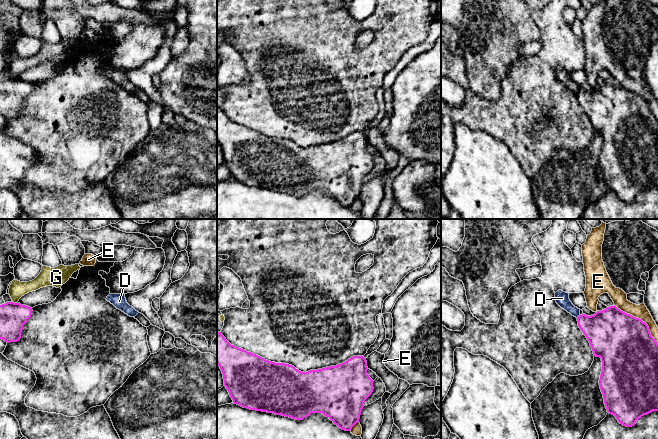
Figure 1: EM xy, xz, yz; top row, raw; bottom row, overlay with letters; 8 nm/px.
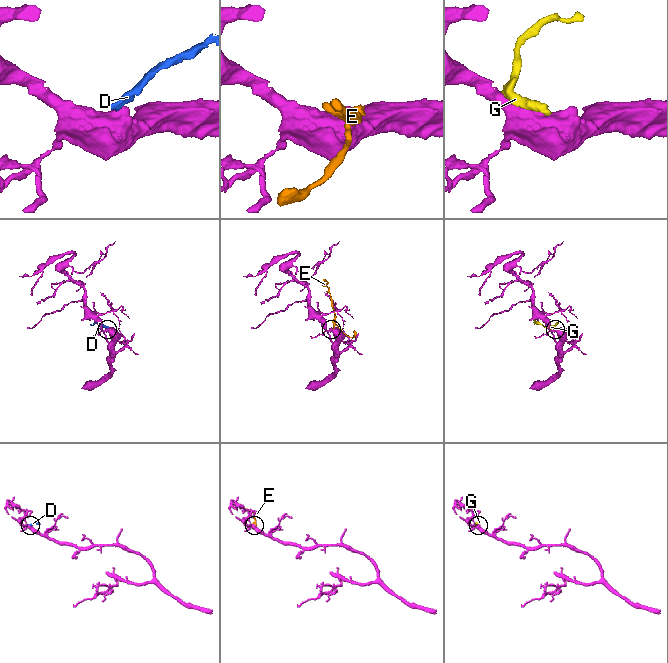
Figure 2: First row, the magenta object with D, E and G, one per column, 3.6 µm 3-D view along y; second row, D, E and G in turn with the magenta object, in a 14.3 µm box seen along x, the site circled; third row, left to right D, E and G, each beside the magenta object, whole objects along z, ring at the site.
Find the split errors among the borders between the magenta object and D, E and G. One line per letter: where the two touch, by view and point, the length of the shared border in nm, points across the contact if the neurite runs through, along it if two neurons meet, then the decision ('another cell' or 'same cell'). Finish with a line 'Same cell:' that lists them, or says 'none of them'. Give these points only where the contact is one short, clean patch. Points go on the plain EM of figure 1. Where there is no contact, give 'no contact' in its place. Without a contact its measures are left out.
D: contact yz (578, 92); length 40 nm; border yz (579, 90), (576, 93); another cell
E: contact yz (640, 95); length 480 nm; another cell
G: contact xy (15, 79); length 40 nm; border xy (13, 77), (17, 78); another cell
Same cell: none of them

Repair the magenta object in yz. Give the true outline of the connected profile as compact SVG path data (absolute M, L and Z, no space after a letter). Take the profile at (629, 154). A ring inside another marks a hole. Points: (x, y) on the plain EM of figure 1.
M615 81L597 87L591 92L579 91L577 97L590 119L594 132L600 133L602 137L599 161L607 188L614 191L623 202L632 203L642 192L658 187L658 120L652 113L648 101Z

